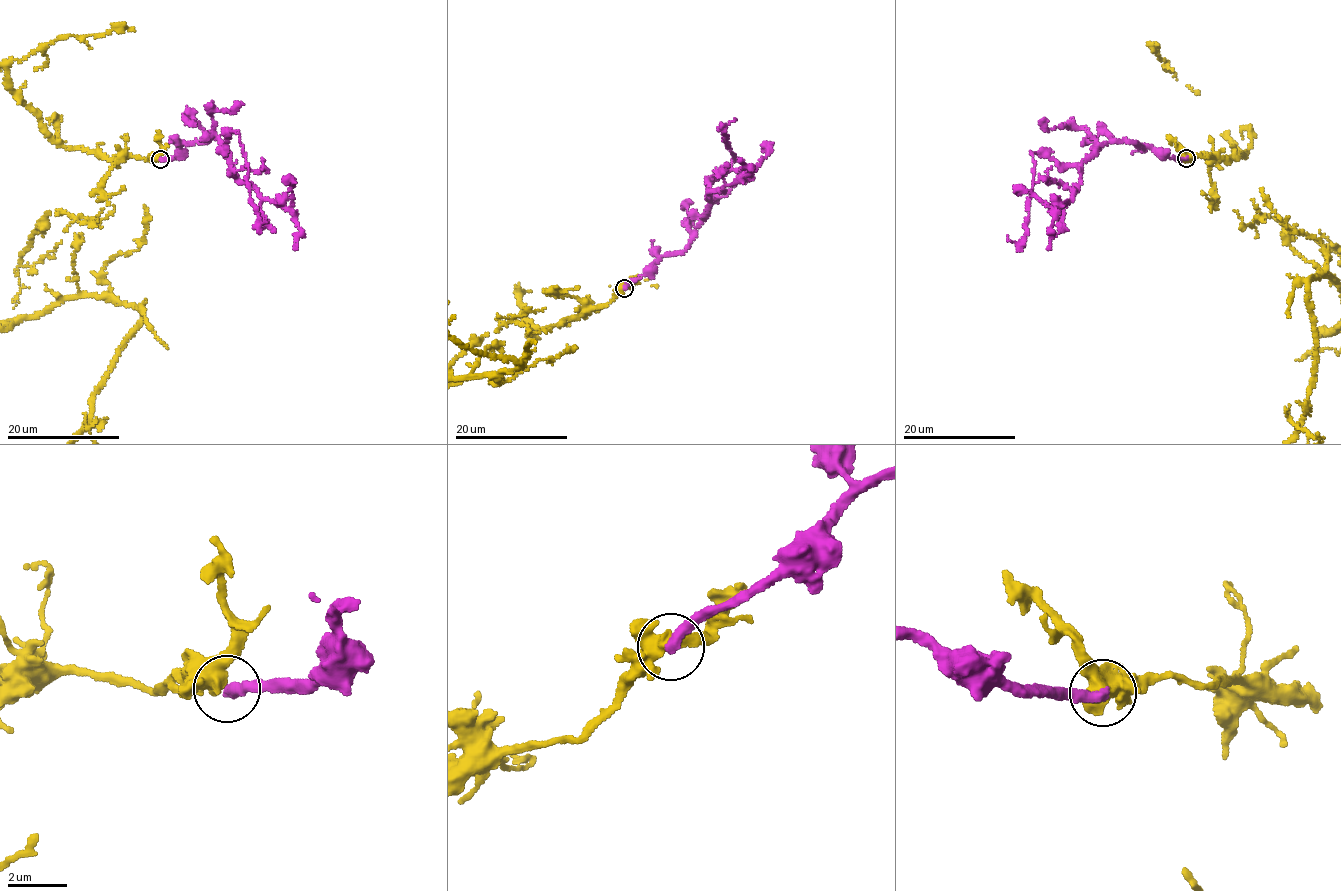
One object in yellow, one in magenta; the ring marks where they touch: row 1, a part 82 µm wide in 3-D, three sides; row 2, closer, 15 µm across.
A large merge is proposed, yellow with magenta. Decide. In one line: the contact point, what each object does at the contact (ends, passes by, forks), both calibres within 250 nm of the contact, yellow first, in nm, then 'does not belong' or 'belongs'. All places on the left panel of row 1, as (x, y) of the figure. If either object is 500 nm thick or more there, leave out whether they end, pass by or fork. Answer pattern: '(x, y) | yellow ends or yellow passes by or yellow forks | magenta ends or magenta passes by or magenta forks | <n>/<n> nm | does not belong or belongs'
(160, 159) | yellow passes by | magenta ends | 460/400 nm | does not belong

